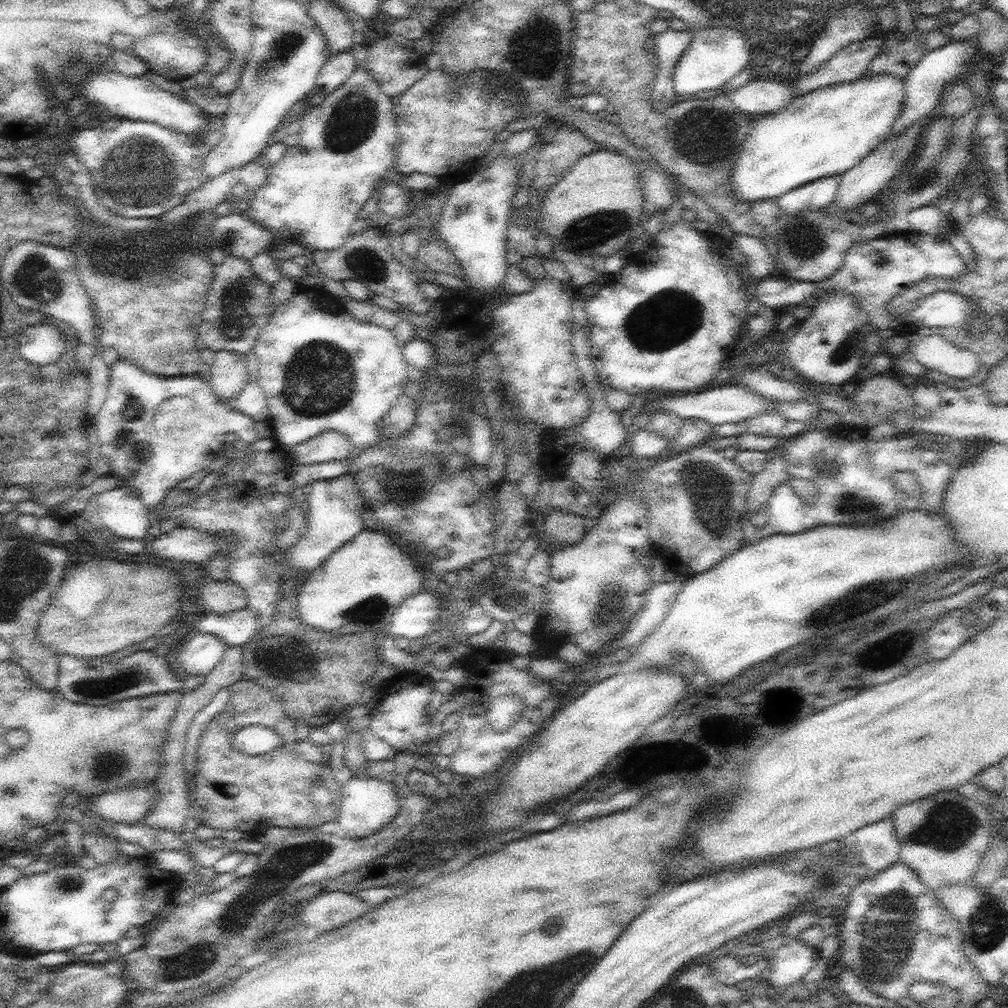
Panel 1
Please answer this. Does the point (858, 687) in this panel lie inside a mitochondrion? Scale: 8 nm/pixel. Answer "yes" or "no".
no

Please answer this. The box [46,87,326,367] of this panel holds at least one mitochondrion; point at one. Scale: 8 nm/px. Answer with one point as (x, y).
(138, 173)

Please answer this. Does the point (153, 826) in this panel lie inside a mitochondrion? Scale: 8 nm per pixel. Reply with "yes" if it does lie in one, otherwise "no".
no

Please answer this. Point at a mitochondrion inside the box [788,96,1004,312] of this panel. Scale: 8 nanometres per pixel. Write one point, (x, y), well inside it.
(928, 174)

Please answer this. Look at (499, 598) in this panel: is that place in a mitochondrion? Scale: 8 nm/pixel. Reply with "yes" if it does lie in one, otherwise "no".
no

